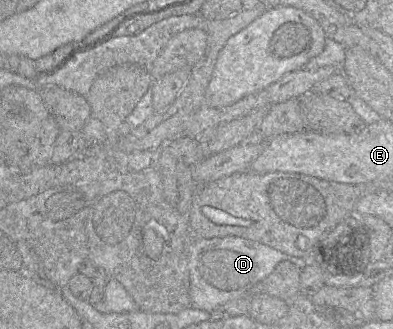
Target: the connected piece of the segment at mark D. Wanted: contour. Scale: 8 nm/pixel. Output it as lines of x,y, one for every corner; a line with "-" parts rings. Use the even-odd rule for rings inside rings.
237,236
193,239
188,263
190,307
212,312
230,300
249,296
250,290
269,276
275,267
288,261
301,270
309,260
294,257
257,241

